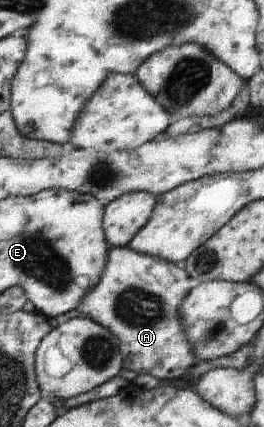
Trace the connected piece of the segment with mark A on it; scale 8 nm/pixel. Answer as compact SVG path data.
M110 247L107 264L100 281L79 301L77 308L92 321L109 329L119 339L123 366L138 375L149 374L159 378L162 384L183 381L190 369L197 363L182 331L178 310L189 291L199 285L199 281L187 276L182 264L143 254L126 247Z

